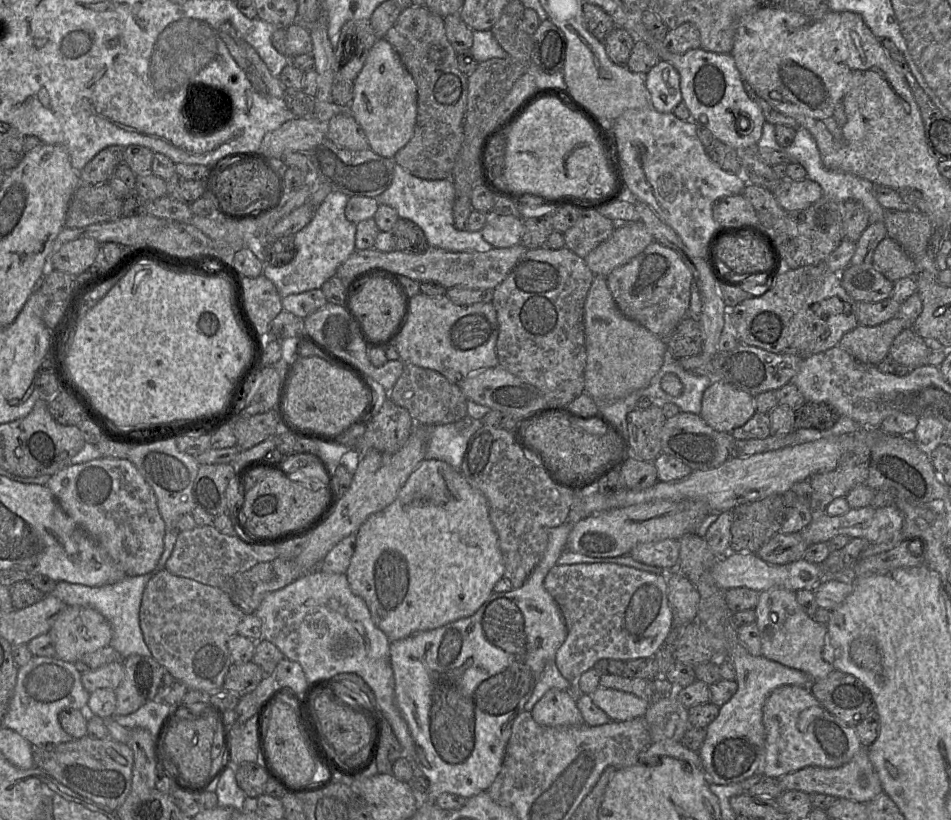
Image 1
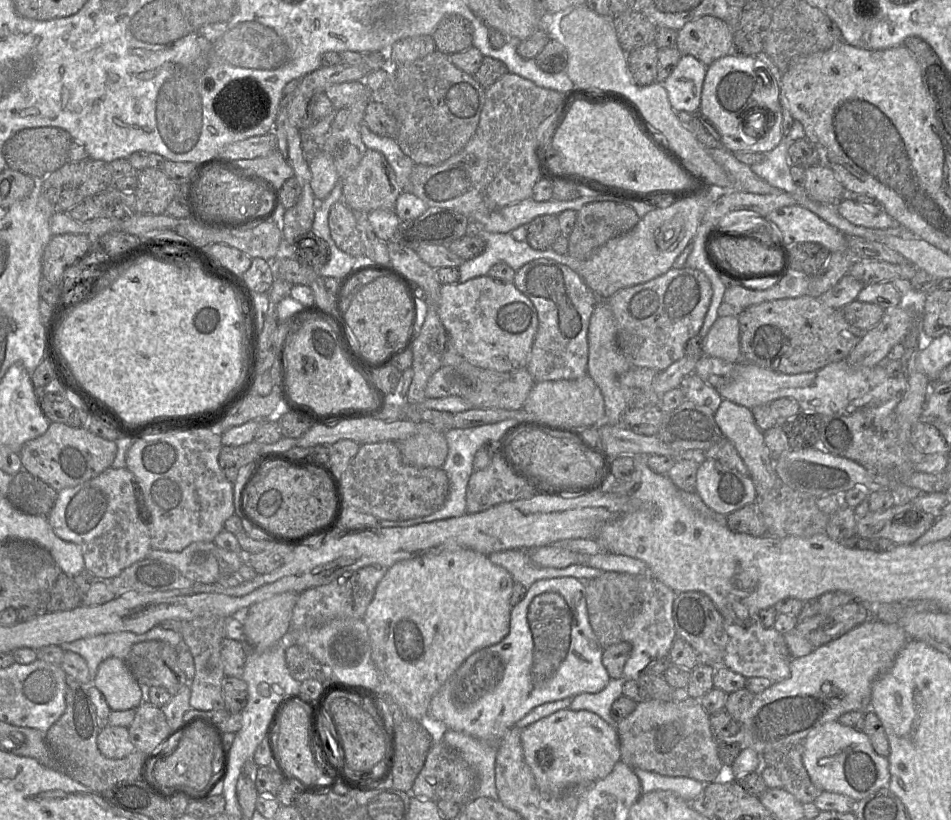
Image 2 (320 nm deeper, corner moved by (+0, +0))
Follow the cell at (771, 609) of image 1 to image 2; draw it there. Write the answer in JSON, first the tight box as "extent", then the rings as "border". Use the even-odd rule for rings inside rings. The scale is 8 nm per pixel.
{"extent":[714,399,778,497],"border":[[[722,399],[719,408],[714,413],[714,419],[723,437],[731,442],[745,463],[748,475],[756,489],[756,497],[765,495],[772,490],[778,482],[774,460],[769,455],[764,444],[763,431],[758,428],[751,410],[727,399]]]}

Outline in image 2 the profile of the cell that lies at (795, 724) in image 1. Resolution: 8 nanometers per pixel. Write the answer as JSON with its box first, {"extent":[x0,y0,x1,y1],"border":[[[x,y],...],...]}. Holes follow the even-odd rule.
{"extent":[802,721,890,801],"border":[[[838,721],[826,722],[809,732],[803,740],[802,761],[810,780],[821,791],[844,794],[856,801],[888,788],[890,782],[887,757],[874,751],[862,730],[854,730]]]}

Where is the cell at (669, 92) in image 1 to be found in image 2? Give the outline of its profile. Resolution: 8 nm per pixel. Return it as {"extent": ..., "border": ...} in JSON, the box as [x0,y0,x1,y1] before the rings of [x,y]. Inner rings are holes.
{"extent":[663,55,707,111],"border":[[[683,55],[673,72],[663,82],[674,111],[699,110],[707,66],[691,55]]]}

